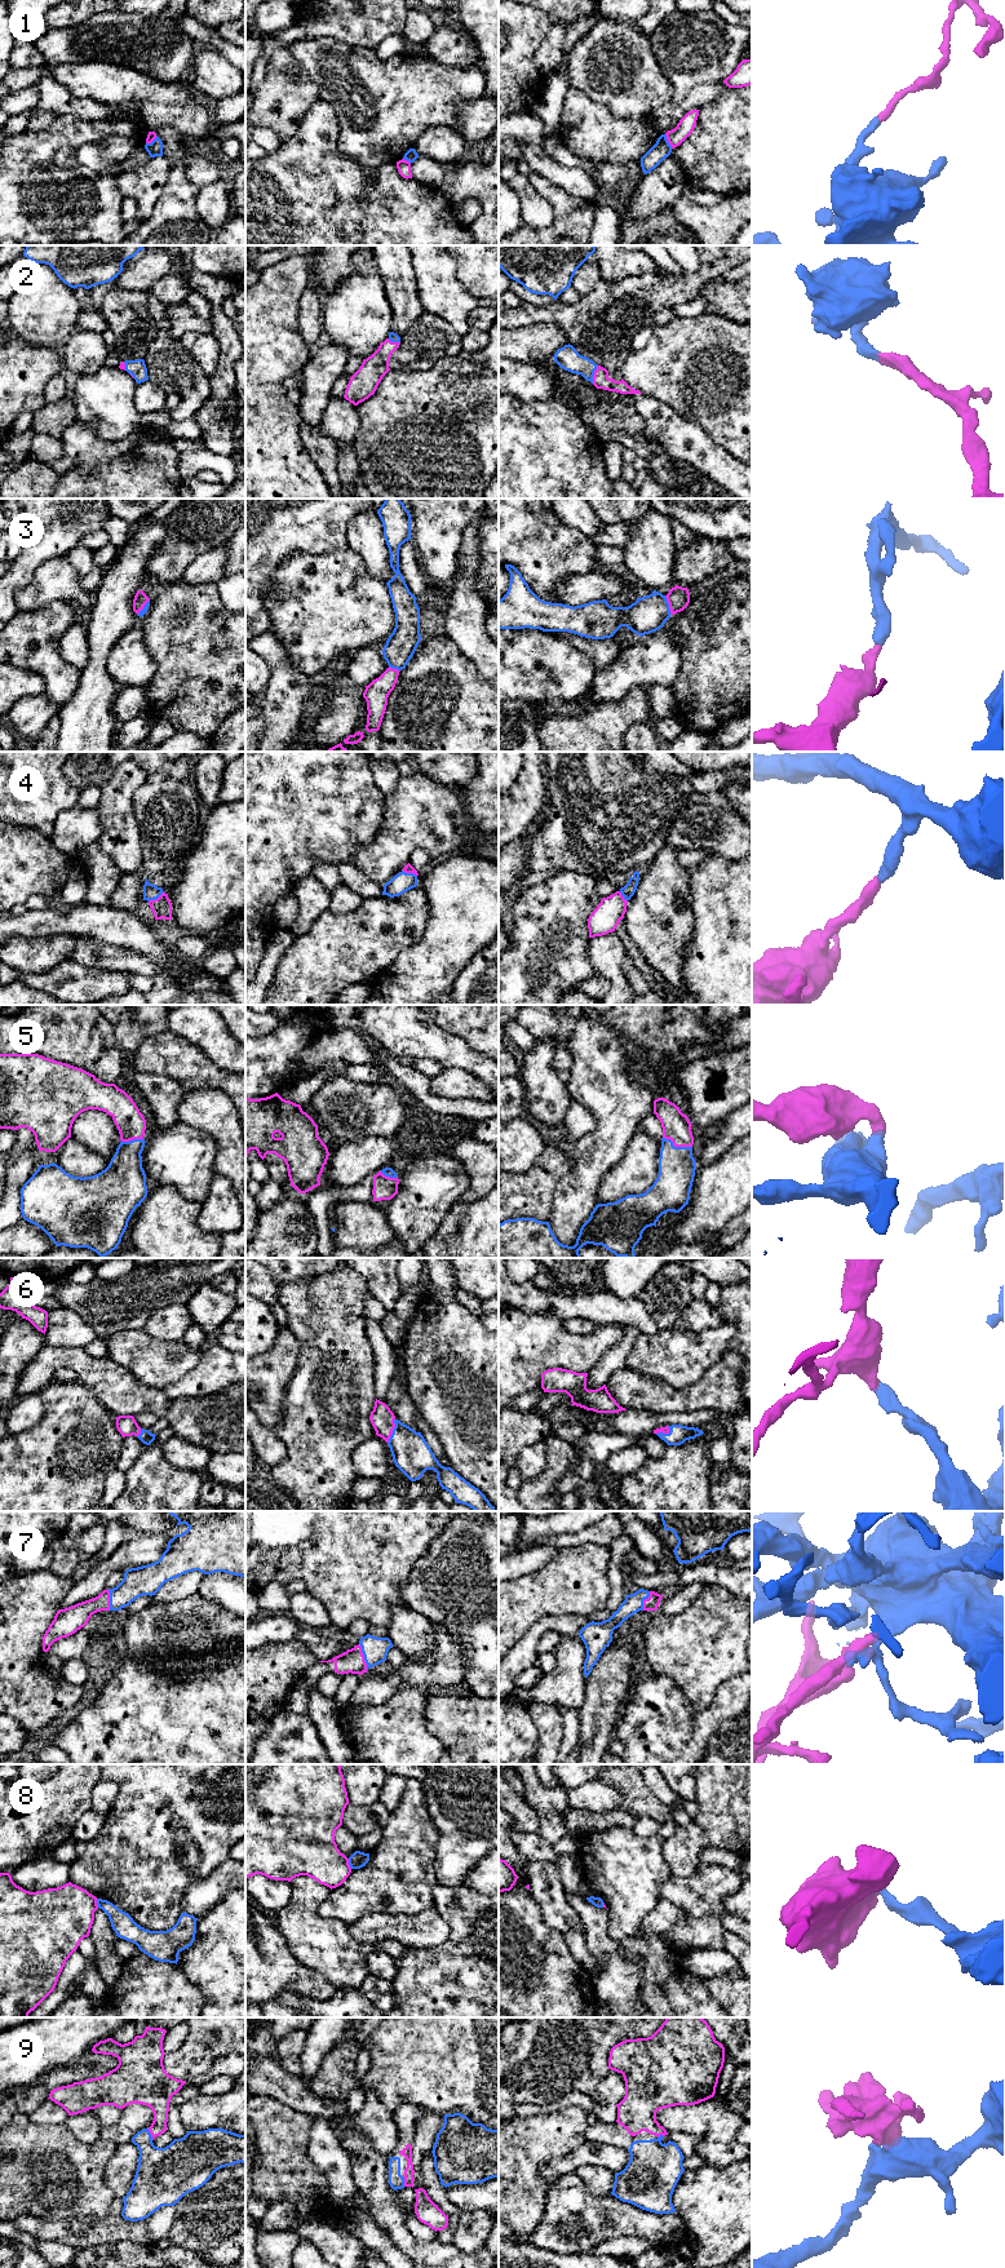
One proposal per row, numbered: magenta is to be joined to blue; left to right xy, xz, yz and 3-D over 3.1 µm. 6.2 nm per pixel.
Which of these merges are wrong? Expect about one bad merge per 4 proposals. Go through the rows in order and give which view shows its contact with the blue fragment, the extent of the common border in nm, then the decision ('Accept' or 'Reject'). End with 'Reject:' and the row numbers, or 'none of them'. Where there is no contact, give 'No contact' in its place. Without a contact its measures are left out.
1: Touches blue in yz. Shared border 100 nm. Accept
2: Touches blue in yz. Shared border 120 nm. Accept
3: Touches blue in yz. Shared border 130 nm. Accept
4: Touches blue in xy. Shared border 120 nm. Accept
5: Touches blue in yz. Shared border 200 nm. Accept
6: Touches blue in xz. Shared border 160 nm. Accept
7: Touches blue in xz. Shared border 180 nm. Accept
8: Touches blue in xz. Shared border 70 nm. Reject
9: Touches blue in xy. Shared border 80 nm. Accept
Reject: 8

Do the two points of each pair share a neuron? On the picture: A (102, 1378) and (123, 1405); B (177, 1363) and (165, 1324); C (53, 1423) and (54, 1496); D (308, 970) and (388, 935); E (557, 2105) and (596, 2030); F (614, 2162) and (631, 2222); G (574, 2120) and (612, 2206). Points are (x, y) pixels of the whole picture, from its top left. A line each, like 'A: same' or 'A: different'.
A: same
B: different
C: same
D: same
E: different
F: different
G: different

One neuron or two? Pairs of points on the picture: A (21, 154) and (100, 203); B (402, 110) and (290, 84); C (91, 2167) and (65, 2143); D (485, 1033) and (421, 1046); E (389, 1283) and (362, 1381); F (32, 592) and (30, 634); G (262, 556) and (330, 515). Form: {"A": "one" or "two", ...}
{"A": "one", "B": "two", "C": "one", "D": "two", "E": "two", "F": "two", "G": "one"}

